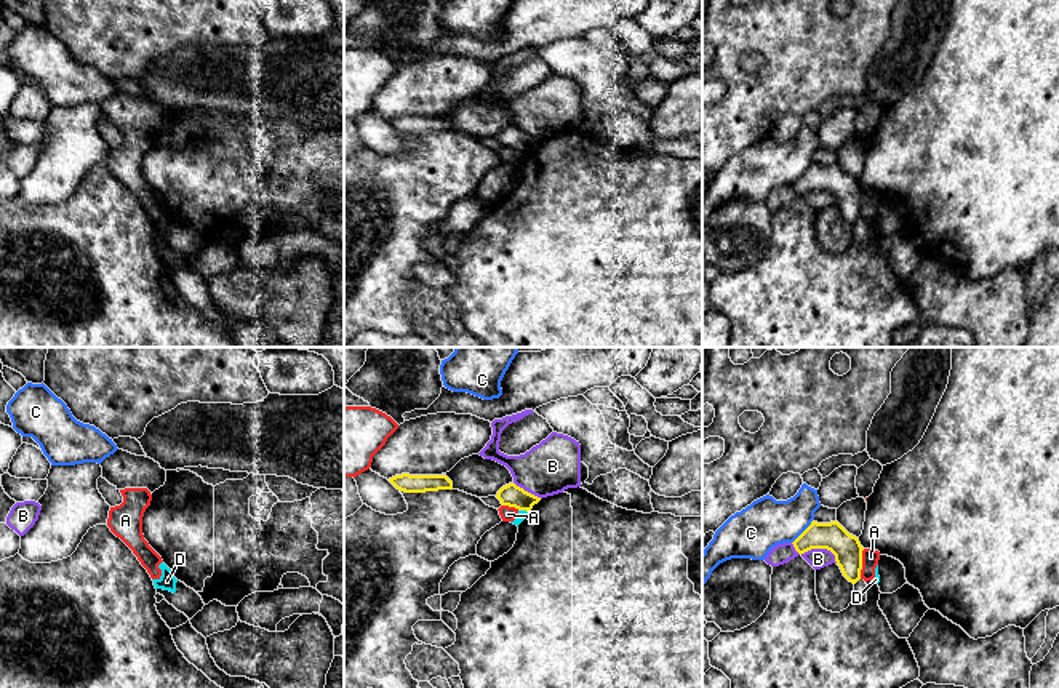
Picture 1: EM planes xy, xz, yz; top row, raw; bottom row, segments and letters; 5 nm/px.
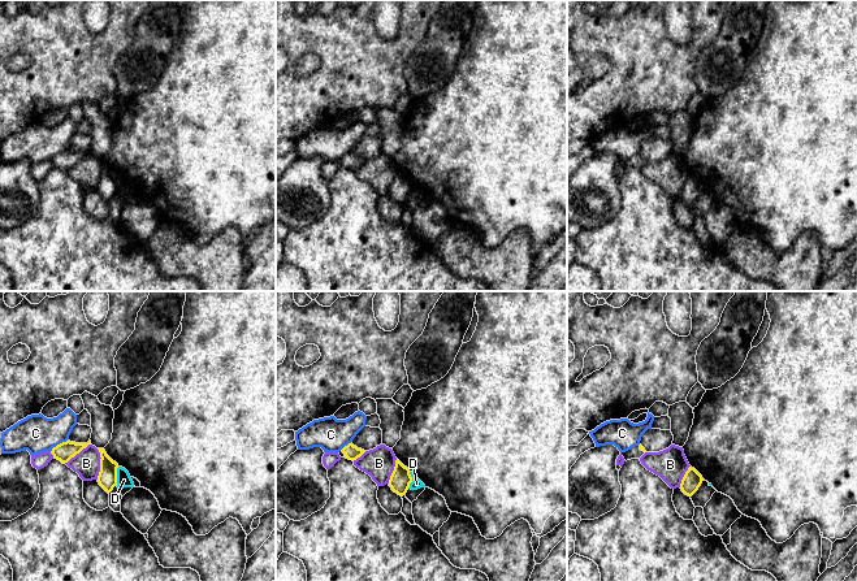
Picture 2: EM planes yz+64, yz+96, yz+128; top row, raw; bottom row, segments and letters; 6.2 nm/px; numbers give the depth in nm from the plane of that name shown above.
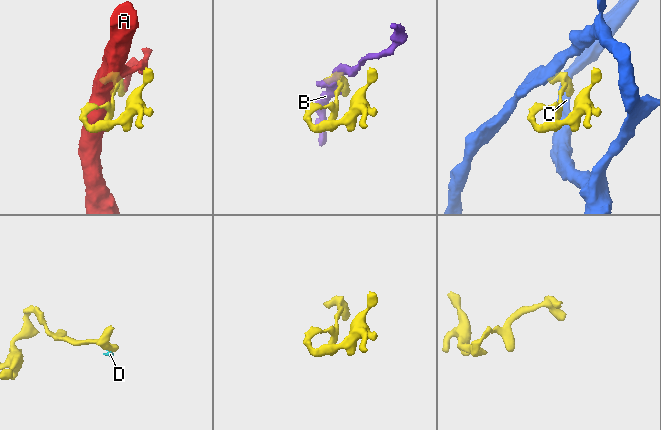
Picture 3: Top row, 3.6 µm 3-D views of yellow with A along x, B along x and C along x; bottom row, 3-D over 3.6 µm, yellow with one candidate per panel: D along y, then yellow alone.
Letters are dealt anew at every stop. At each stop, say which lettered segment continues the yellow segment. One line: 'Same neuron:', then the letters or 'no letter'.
Same neuron: no letter

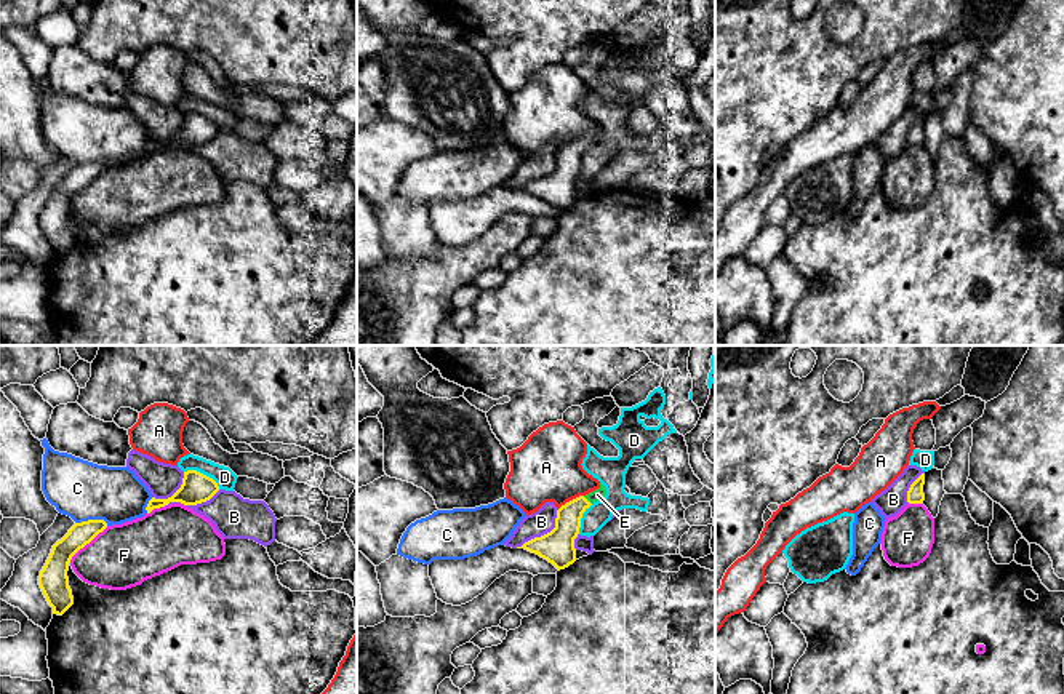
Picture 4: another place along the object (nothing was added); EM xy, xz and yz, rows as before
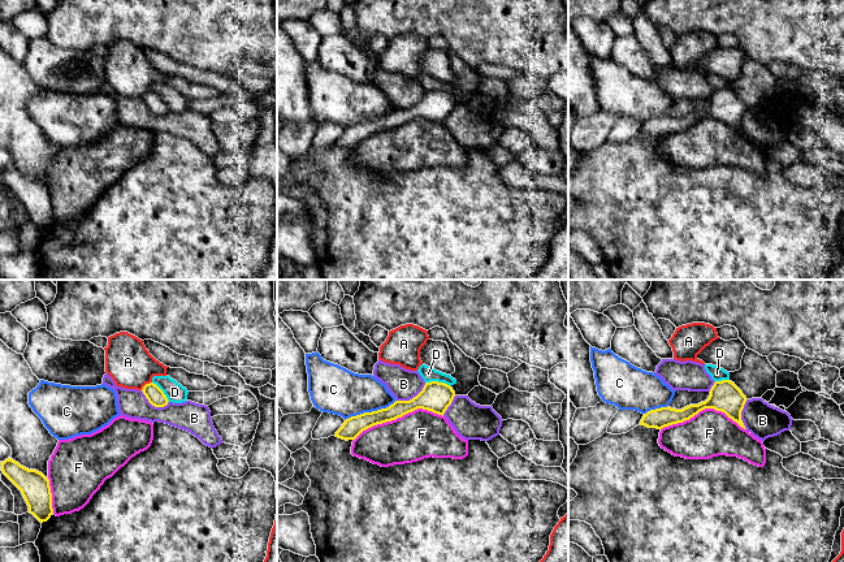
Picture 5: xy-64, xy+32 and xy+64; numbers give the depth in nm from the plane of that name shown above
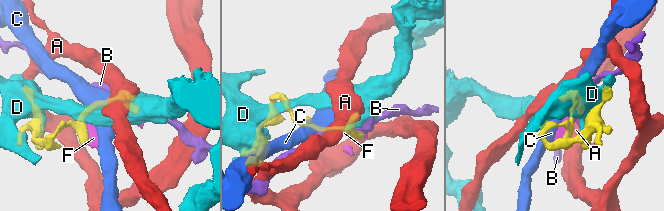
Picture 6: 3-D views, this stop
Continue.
Same neuron: E

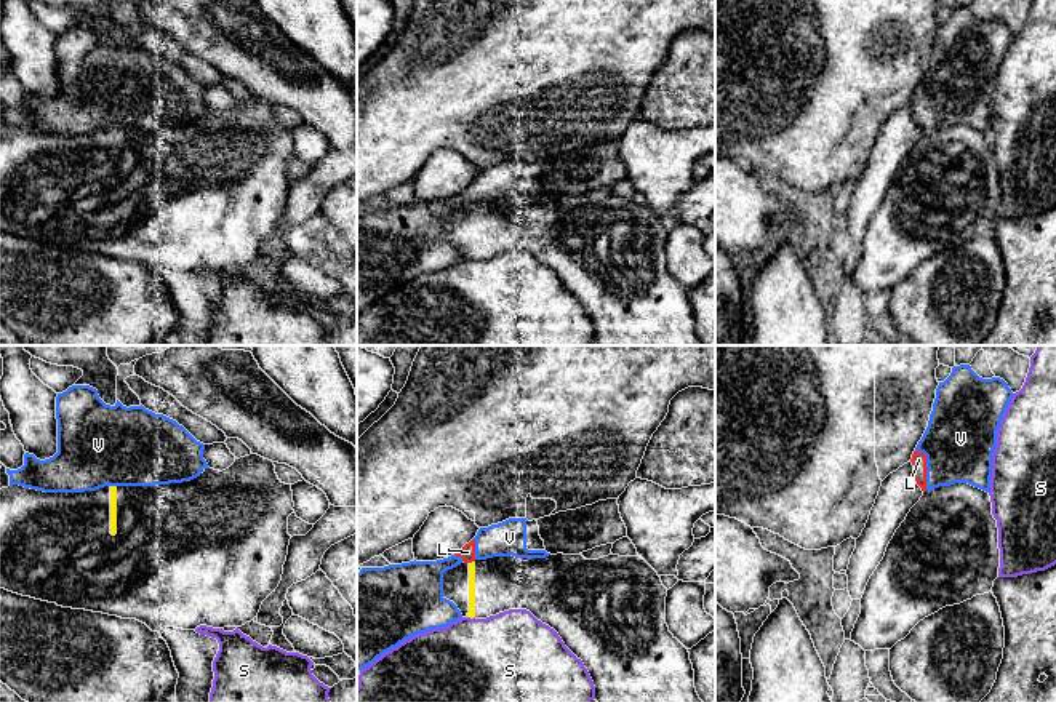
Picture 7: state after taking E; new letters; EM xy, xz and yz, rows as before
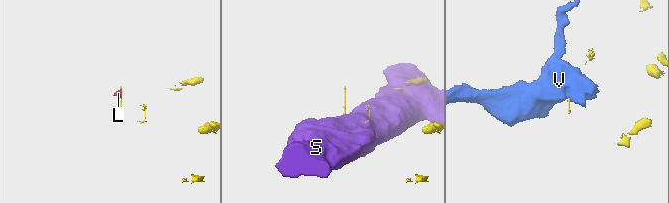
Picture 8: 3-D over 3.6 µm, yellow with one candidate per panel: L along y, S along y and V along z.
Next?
Same neuron: no letter

